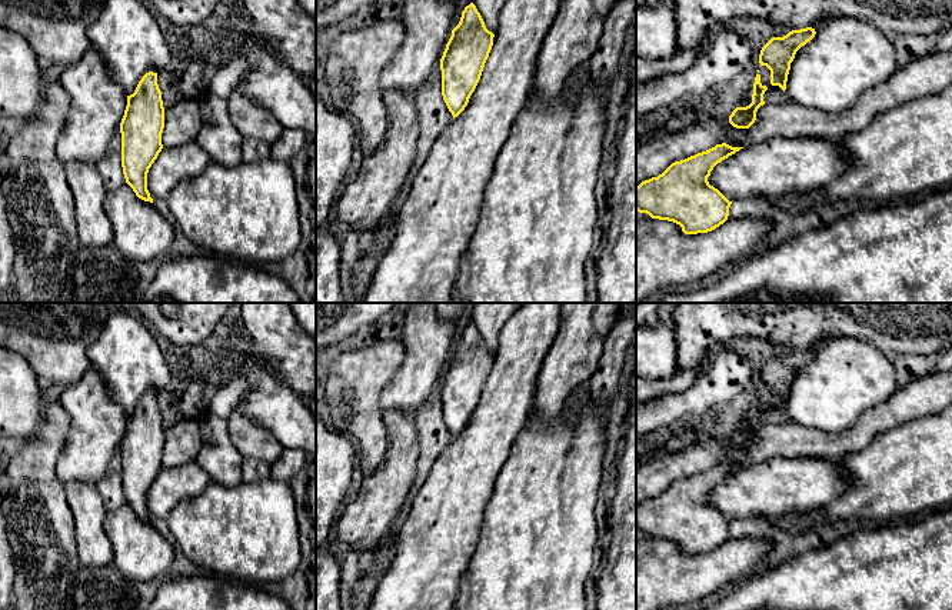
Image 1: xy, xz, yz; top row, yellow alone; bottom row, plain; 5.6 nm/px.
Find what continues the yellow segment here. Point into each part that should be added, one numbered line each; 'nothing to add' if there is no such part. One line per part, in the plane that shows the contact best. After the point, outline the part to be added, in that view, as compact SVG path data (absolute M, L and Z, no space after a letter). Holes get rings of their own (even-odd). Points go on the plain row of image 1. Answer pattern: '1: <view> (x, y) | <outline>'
nothing to add

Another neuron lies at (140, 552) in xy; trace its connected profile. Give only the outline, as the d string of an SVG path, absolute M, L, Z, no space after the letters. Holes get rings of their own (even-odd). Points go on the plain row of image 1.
M127 503L107 511L104 531L111 543L114 566L130 581L167 577L174 547L153 523L139 519Z

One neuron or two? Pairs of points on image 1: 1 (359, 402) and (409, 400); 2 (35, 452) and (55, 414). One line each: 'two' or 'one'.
1: two
2: one

